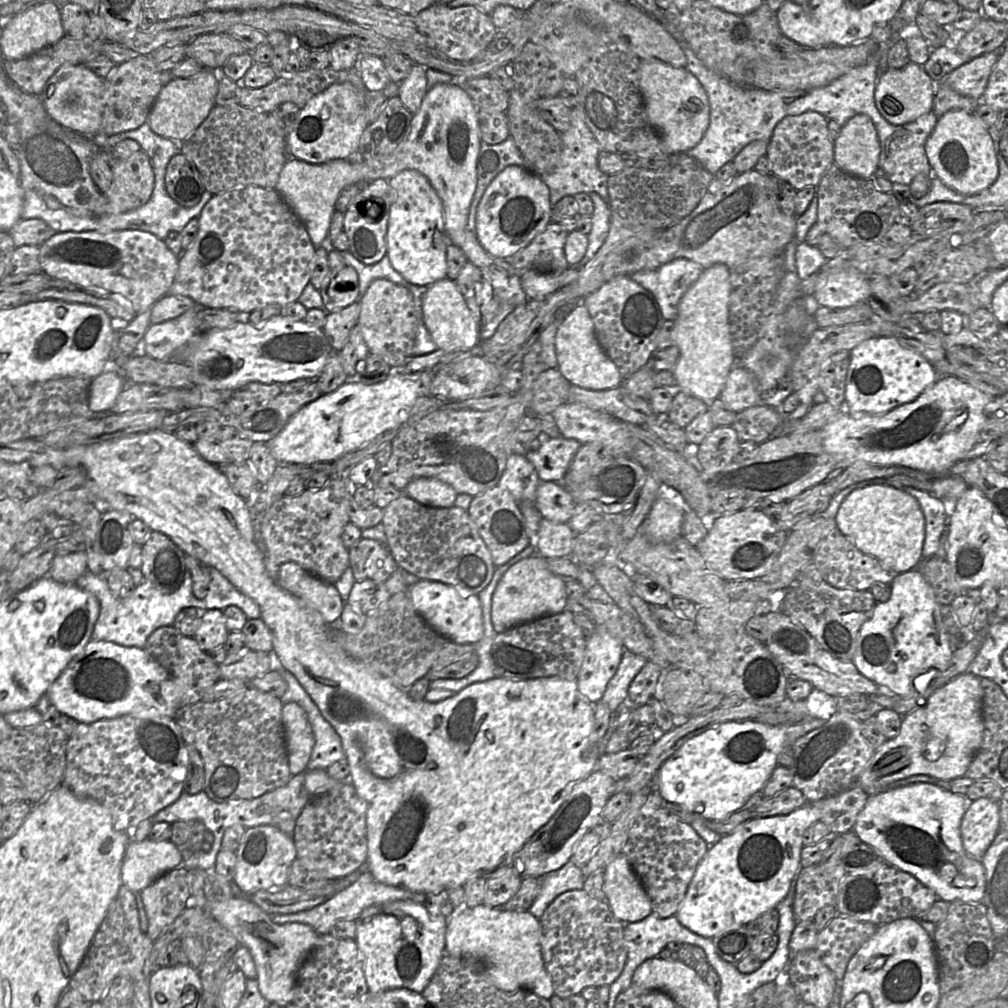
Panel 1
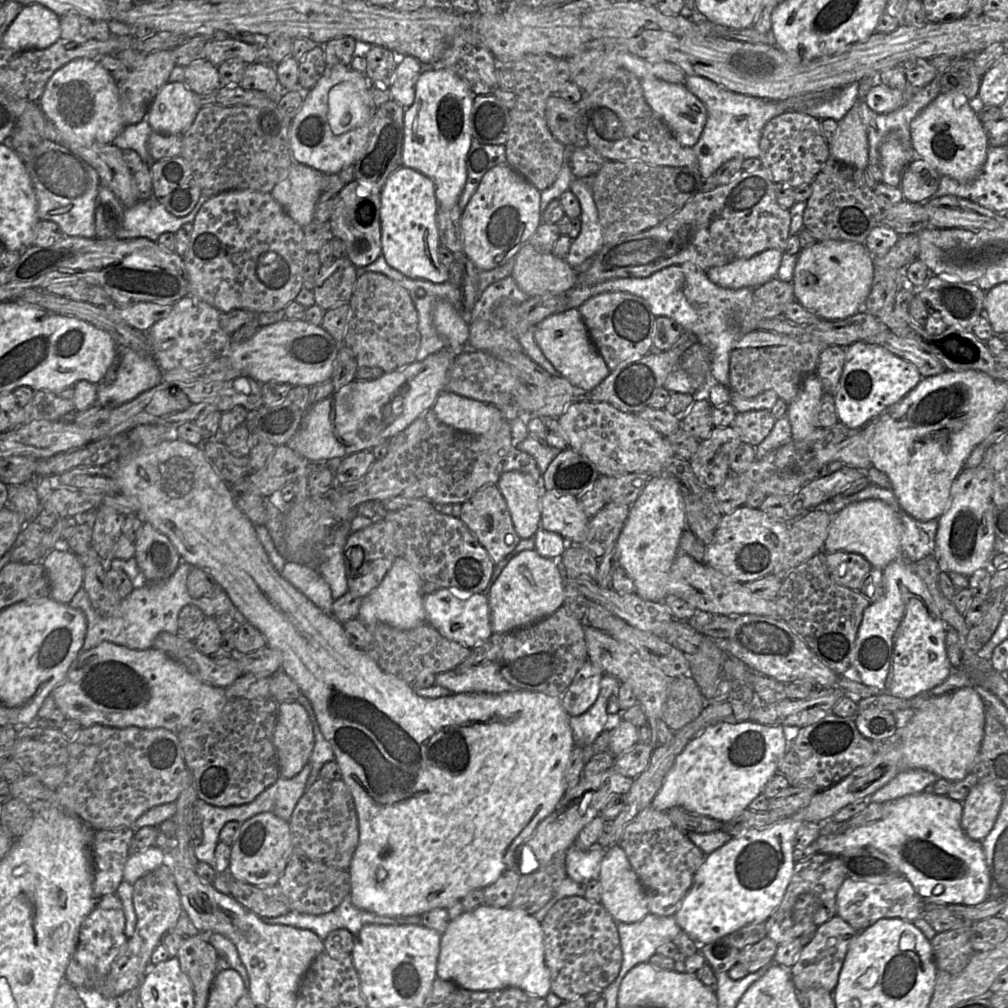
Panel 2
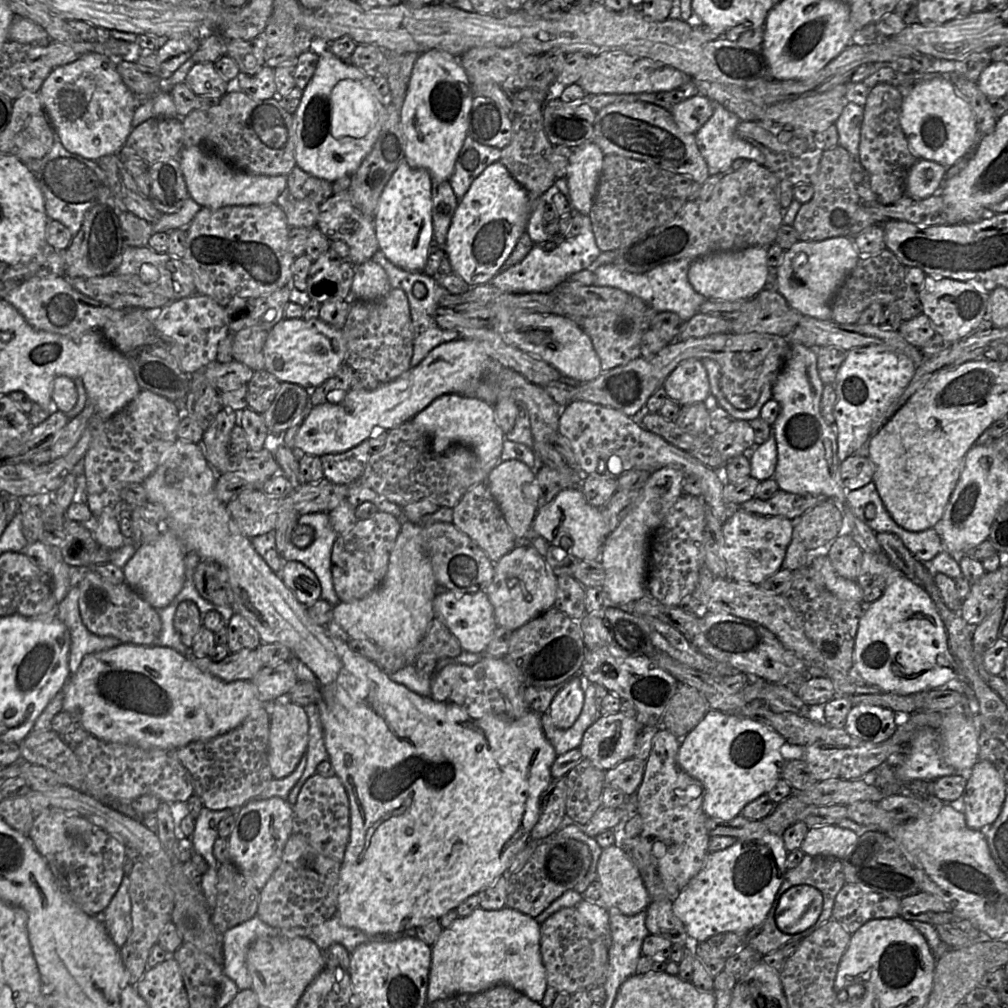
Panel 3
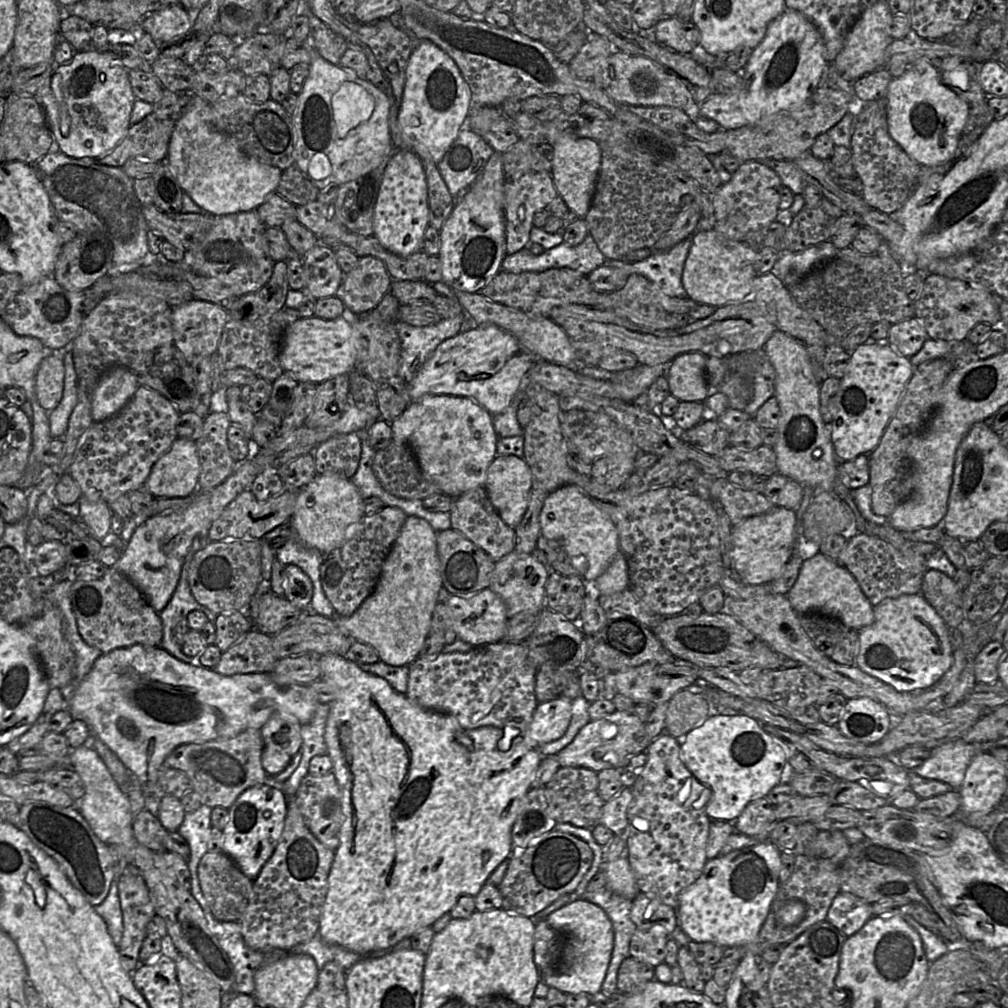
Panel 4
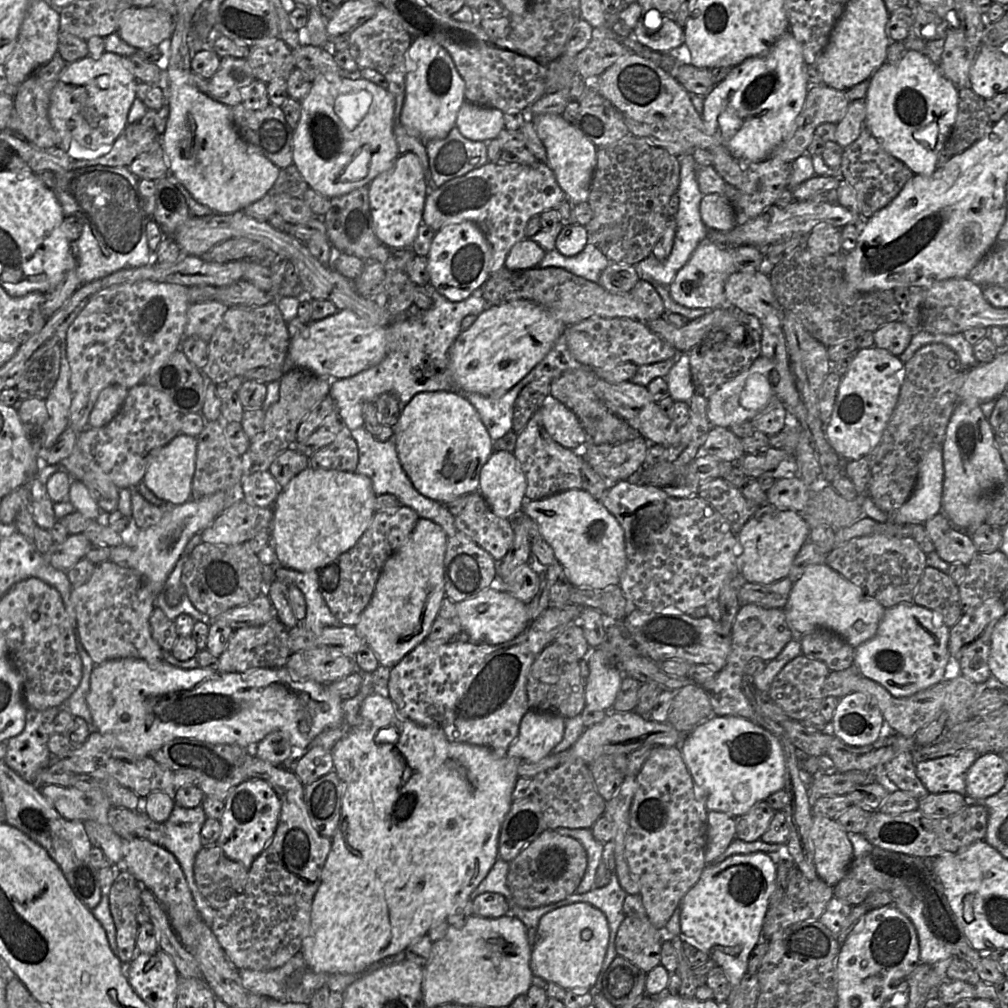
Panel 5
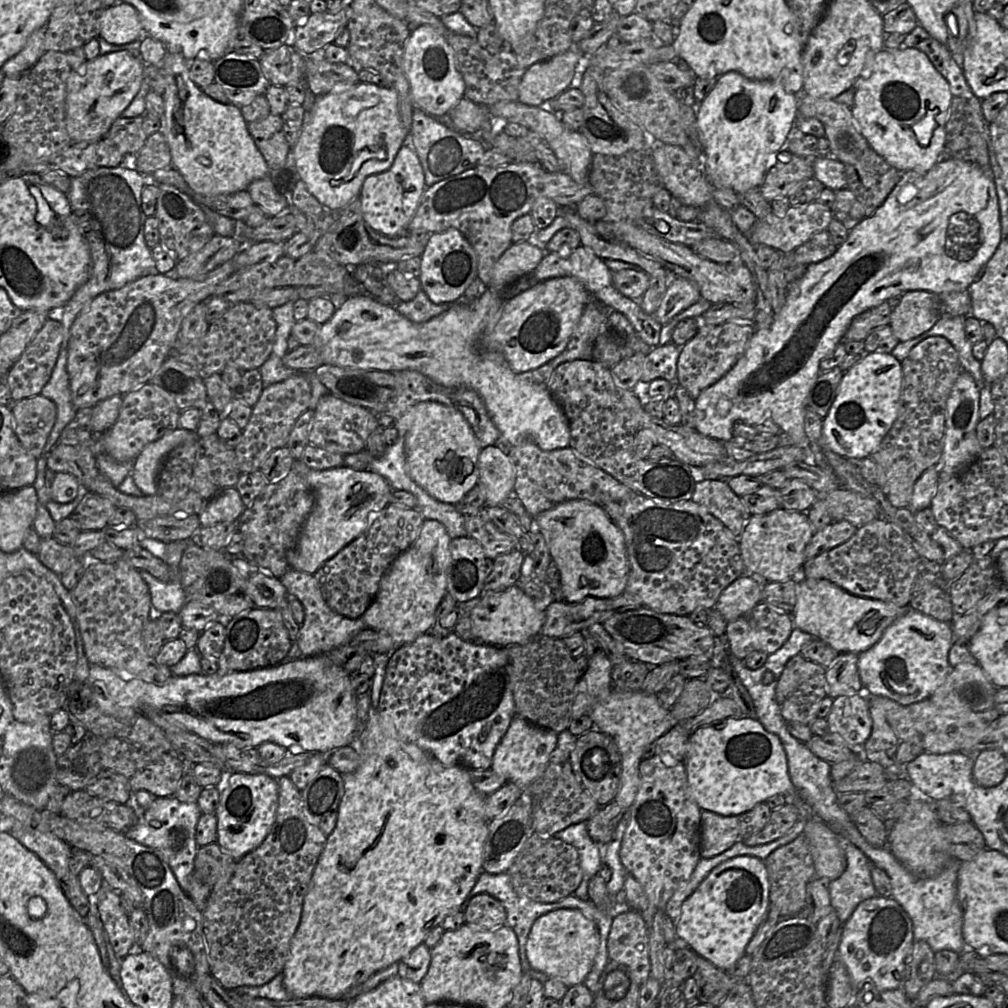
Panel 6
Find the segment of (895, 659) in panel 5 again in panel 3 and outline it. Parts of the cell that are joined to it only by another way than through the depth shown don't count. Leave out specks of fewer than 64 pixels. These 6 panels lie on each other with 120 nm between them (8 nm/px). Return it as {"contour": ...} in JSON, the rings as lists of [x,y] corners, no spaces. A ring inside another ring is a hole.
{"contour":[[[896,567],[892,572],[892,582],[887,586],[883,595],[870,604],[864,606],[864,612],[861,616],[858,632],[856,635],[856,641],[854,645],[854,667],[858,670],[863,682],[867,685],[875,686],[886,692],[893,692],[897,694],[912,694],[922,691],[929,691],[946,685],[951,680],[959,680],[959,667],[956,664],[956,660],[951,652],[949,645],[948,634],[945,629],[945,625],[931,600],[927,591],[920,585],[912,582],[905,574]]]}

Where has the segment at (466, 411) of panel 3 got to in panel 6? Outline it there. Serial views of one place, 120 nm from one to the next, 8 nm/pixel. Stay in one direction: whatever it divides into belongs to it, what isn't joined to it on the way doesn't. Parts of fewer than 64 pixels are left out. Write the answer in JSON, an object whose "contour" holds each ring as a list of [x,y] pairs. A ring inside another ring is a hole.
{"contour":[[[434,401],[411,407],[411,427],[405,440],[406,469],[434,499],[456,505],[479,482],[481,448],[470,424],[457,409]]]}

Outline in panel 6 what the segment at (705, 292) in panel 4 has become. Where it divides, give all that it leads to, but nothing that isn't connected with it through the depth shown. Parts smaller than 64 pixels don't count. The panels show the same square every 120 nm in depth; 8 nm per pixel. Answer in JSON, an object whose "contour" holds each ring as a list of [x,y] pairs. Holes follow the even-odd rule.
{"contour":[[[676,276],[667,287],[663,299],[654,312],[654,317],[661,325],[665,325],[700,298],[700,290],[692,281]]]}

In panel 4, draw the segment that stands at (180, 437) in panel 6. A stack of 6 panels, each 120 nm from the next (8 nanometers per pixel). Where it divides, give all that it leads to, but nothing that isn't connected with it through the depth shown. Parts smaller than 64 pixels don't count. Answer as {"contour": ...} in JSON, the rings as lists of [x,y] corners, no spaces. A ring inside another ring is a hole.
{"contour":[[[177,437],[153,465],[145,486],[156,499],[187,497],[198,490],[199,473],[196,442]]]}

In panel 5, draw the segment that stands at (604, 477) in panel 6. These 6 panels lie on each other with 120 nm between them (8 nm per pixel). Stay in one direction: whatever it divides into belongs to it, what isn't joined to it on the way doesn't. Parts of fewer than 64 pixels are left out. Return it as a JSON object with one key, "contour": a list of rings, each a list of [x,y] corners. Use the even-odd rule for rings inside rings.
{"contour":[[[537,410],[525,428],[518,433],[514,456],[521,464],[527,486],[525,498],[539,500],[561,491],[582,489],[581,467],[584,457],[579,450],[563,447],[547,433],[542,417]]]}

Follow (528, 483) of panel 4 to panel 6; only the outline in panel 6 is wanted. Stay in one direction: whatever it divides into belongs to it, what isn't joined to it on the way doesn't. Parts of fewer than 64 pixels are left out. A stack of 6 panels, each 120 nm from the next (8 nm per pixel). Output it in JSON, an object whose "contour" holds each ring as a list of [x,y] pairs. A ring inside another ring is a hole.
{"contour":[[[494,445],[481,448],[478,457],[479,484],[485,491],[485,505],[502,506],[513,494],[516,471],[508,454]]]}

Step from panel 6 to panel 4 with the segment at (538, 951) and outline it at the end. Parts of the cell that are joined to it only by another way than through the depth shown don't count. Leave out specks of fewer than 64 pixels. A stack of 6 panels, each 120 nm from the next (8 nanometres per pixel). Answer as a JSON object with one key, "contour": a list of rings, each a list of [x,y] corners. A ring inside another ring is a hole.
{"contour":[[[578,900],[561,907],[546,917],[546,922],[562,937],[561,970],[541,977],[548,987],[566,994],[589,997],[601,991],[613,950],[613,927],[605,911],[586,900]]]}

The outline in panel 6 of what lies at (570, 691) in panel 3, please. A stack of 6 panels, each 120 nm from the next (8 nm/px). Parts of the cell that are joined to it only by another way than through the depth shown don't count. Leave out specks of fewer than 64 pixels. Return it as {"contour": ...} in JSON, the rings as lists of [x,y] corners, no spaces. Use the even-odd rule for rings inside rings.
{"contour":[[[515,716],[494,751],[490,769],[503,776],[507,783],[528,789],[529,785],[545,771],[557,741],[558,733],[555,731],[536,726],[521,716]]]}

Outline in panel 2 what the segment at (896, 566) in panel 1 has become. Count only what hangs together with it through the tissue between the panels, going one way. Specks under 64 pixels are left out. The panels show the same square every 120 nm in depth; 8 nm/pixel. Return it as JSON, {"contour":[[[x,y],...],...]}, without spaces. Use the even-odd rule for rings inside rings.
{"contour":[[[874,499],[854,502],[833,515],[829,533],[824,543],[824,552],[857,553],[865,557],[872,567],[883,570],[892,561],[903,557],[902,531],[901,520],[887,503]]]}

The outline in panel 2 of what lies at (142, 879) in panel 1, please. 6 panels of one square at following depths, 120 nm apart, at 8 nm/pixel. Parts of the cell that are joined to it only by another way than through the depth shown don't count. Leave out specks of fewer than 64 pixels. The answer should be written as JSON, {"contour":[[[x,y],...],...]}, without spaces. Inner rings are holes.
{"contour":[[[158,846],[130,855],[124,867],[123,880],[133,885],[142,876],[161,867],[166,859],[166,851]]]}

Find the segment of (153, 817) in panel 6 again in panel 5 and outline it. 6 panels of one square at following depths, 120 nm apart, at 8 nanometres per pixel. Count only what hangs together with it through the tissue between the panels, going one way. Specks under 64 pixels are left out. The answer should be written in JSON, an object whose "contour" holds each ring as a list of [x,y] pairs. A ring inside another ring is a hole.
{"contour":[[[176,804],[168,820],[163,823],[162,847],[171,852],[177,859],[196,907],[204,922],[210,927],[217,910],[211,908],[202,896],[194,878],[195,857],[203,846],[200,833],[206,819],[201,805],[194,808],[184,808]]]}

